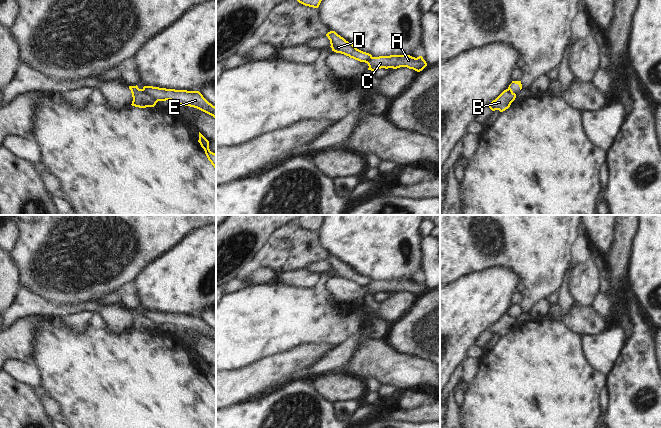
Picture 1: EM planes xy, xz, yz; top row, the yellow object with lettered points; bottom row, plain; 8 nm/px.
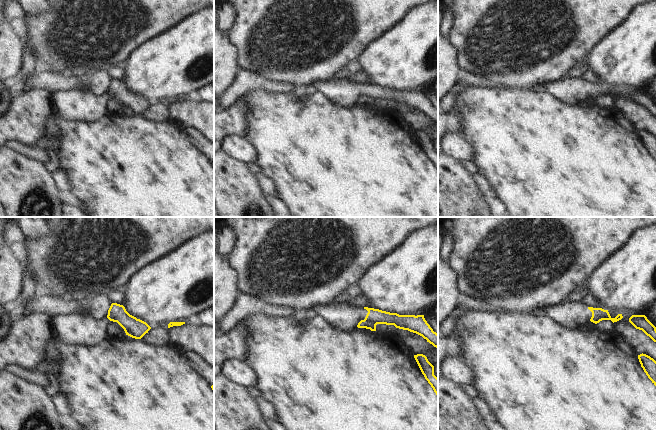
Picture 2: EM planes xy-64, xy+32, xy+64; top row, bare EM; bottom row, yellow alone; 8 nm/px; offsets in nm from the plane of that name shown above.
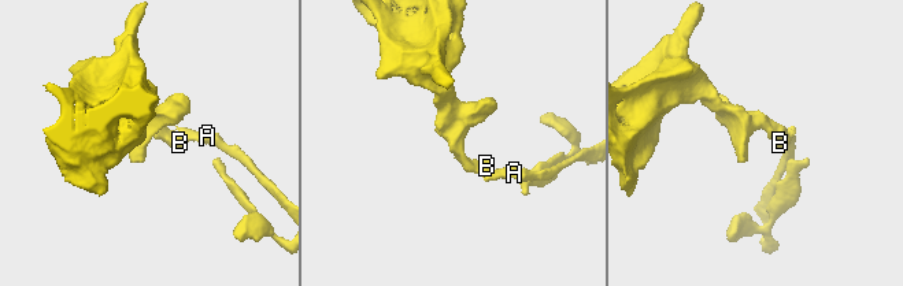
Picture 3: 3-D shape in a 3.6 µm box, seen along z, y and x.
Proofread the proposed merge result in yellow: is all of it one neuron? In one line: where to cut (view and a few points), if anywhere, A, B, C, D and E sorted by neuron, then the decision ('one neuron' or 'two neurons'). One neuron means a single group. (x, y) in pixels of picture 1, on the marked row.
xy (140, 89), (157, 101) | A C E / B D | two neurons

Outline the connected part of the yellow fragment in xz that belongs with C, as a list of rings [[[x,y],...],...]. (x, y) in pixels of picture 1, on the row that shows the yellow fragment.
[[[390,55],[390,56],[379,56],[371,57],[365,63],[368,64],[368,70],[375,71],[381,68],[393,68],[397,69],[400,67],[407,67],[417,72],[422,71],[427,63],[422,56],[417,58],[410,55]]]

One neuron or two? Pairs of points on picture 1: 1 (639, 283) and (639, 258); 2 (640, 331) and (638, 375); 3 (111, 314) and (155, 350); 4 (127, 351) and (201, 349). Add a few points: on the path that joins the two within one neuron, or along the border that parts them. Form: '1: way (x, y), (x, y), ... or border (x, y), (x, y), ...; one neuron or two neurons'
1: way (639, 277), (639, 264); one neuron
2: way (640, 342), (640, 348), (637, 351), (637, 364); one neuron
3: border (107, 325), (114, 332), (127, 332), (131, 329); two neurons
4: border (174, 332), (188, 348); two neurons

